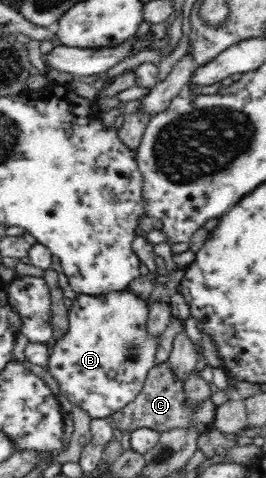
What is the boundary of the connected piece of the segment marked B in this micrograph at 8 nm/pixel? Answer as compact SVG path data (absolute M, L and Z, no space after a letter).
M125 290L99 297L79 295L75 302L69 303L69 330L54 345L47 367L61 389L60 394L85 410L92 420L111 417L135 400L148 372L155 366L153 359L158 338L146 333L149 310L145 302Z

